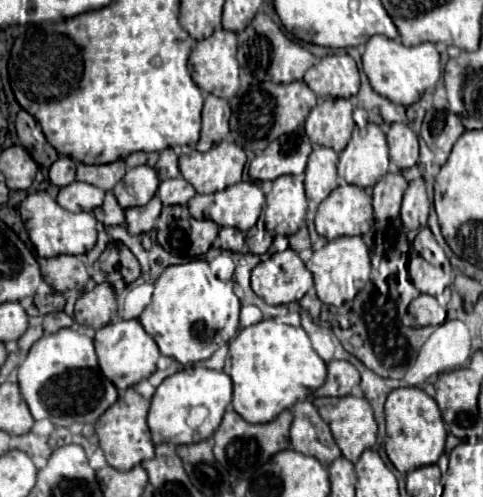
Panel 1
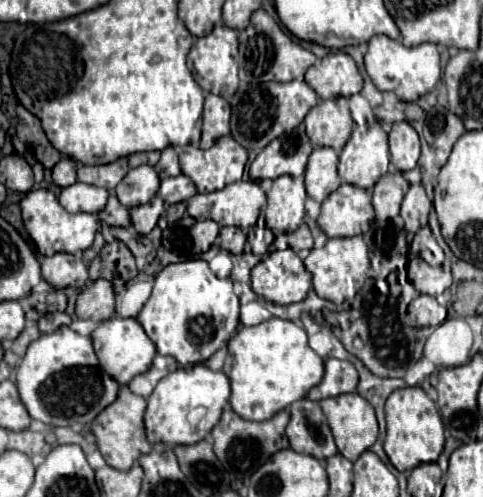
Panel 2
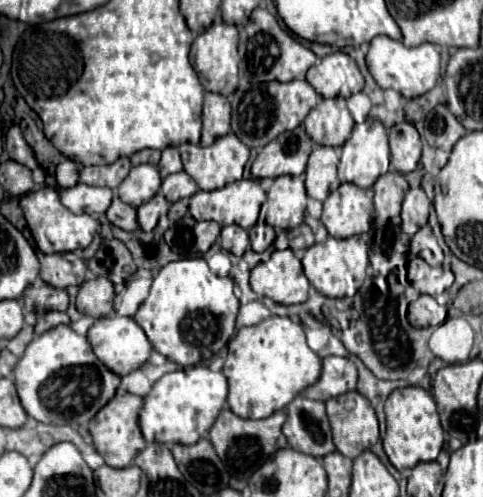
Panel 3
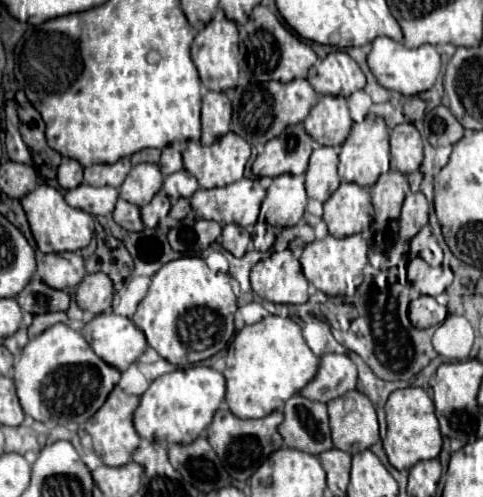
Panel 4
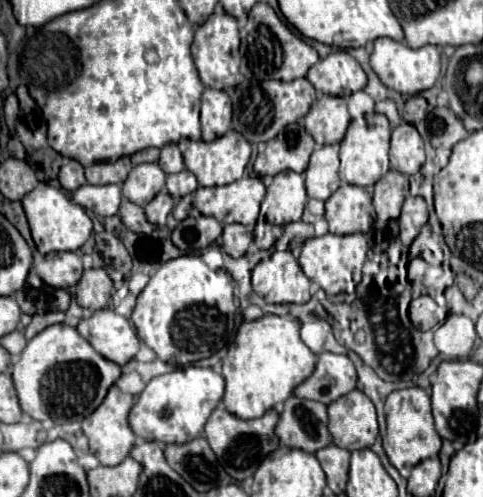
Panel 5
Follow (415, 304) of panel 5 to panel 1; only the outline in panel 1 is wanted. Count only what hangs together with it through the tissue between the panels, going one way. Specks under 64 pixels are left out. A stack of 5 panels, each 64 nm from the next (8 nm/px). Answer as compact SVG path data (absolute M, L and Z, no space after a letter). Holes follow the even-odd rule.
M420 294L408 306L408 314L416 320L416 326L438 326L446 320L446 308L438 304L434 296Z

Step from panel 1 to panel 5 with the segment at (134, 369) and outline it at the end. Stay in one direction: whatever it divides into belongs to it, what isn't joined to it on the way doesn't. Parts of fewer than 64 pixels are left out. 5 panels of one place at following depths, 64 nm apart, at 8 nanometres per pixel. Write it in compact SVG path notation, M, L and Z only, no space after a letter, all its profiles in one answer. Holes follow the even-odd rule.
M112 308L96 310L88 320L78 324L78 332L100 356L118 366L124 366L140 350L140 340L130 320L116 314Z

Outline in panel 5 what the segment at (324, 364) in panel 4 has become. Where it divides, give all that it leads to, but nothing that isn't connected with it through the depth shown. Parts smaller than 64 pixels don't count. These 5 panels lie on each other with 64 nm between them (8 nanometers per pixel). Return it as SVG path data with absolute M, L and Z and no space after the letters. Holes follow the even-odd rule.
M322 352L318 356L314 374L294 390L294 396L330 404L354 388L356 388L356 368L352 360L344 354Z

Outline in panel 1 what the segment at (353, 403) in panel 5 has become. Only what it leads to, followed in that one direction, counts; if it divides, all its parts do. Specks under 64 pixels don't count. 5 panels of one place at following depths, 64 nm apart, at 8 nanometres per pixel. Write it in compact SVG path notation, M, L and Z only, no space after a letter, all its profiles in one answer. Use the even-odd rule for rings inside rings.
M344 396L344 398L314 398L312 404L316 406L322 420L330 426L336 444L342 450L342 456L350 462L356 462L360 454L376 444L376 430L378 424L374 420L372 406L362 396Z

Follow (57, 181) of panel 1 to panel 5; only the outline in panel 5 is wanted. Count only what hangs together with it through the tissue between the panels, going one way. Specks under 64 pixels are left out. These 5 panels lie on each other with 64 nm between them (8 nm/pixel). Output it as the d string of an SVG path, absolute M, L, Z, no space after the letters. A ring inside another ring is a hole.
M68 160L68 162L60 168L58 180L60 180L60 184L62 184L62 188L64 188L64 190L74 192L74 190L76 190L76 188L80 188L82 184L86 184L82 164L80 164L80 162L76 162L76 160Z

